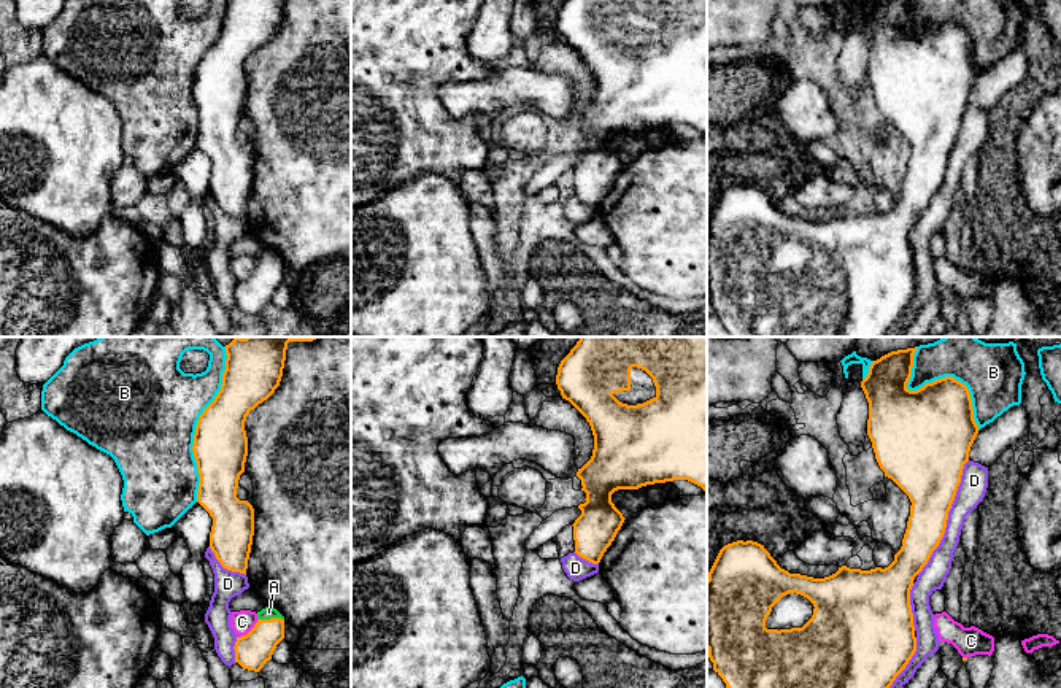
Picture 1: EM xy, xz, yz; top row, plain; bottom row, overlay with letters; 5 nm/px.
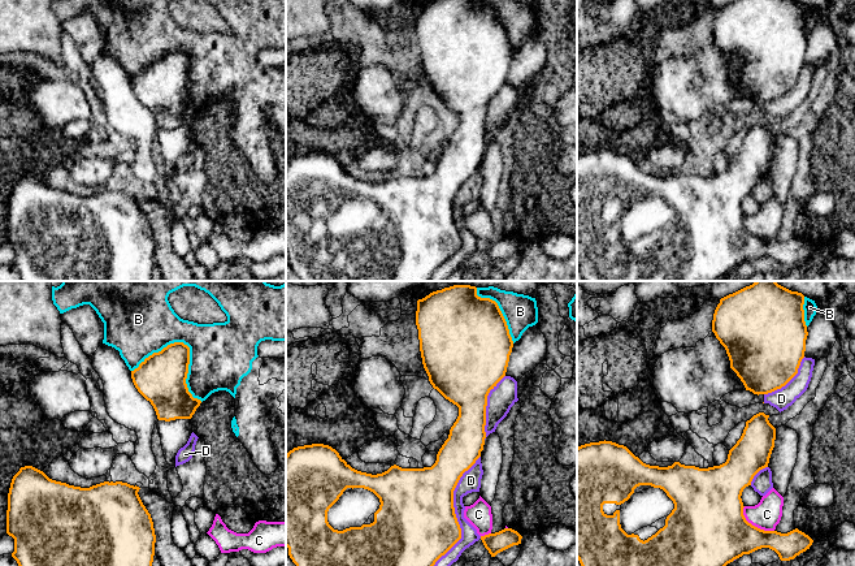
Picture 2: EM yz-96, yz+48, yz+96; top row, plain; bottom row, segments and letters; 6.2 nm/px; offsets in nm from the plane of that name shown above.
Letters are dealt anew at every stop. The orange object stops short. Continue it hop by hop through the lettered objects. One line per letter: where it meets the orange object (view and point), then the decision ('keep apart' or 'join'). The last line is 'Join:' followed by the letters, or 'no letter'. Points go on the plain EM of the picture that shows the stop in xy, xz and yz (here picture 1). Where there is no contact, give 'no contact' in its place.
A: xy (270, 262) | join
B: xy (196, 73) | keep apart
C: xy (250, 275) | keep apart
D: yz (947, 161) | keep apart
Join: A

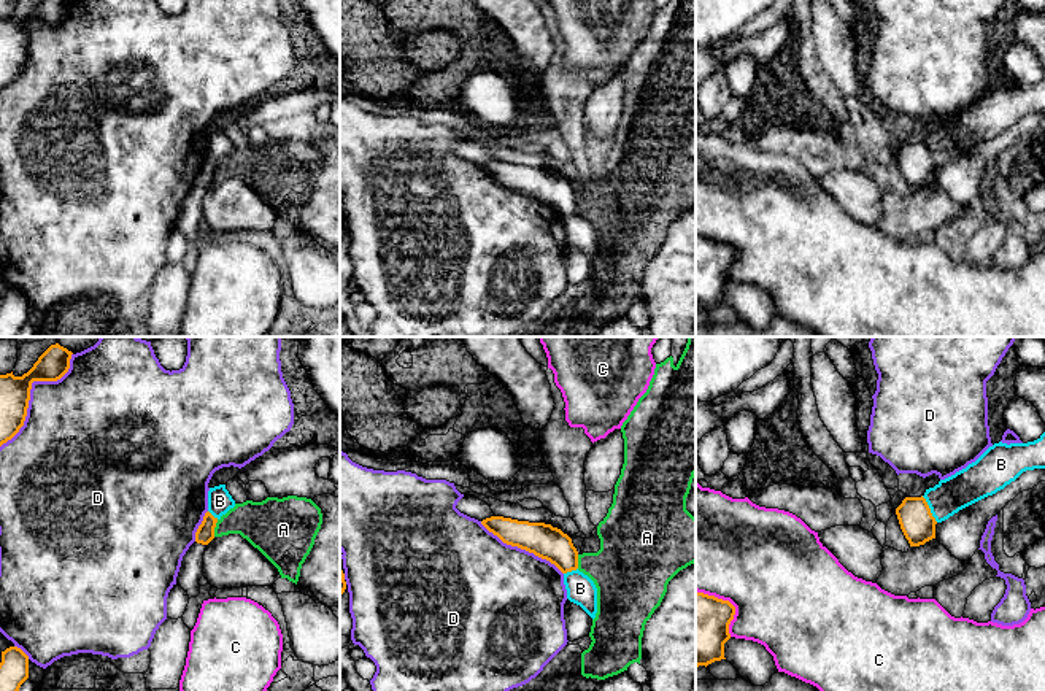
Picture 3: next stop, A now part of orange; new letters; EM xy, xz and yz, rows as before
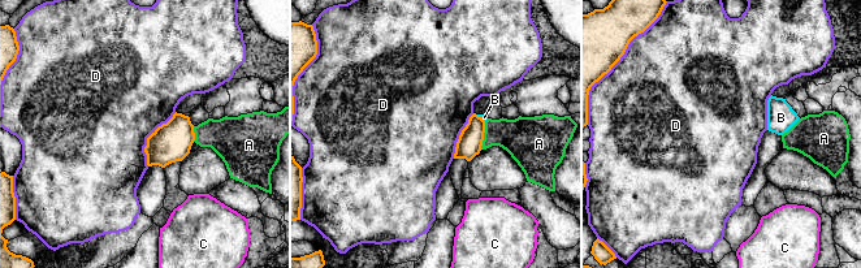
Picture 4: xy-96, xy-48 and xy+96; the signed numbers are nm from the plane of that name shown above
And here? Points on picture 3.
A: xy (215, 170) | keep apart
B: yz (929, 153) | keep apart
C: yz (729, 247) | keep apart
D: xy (29, 35) | keep apart
Join: no letter

